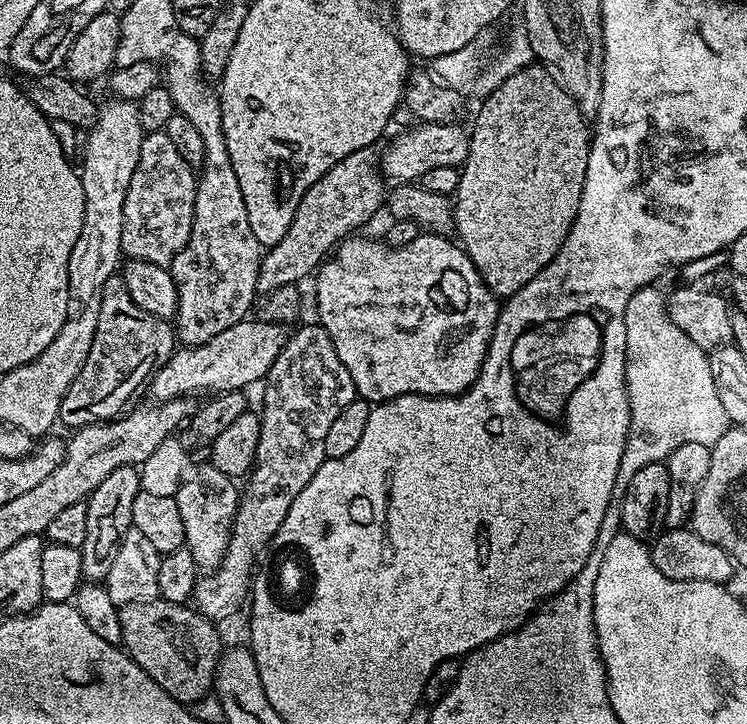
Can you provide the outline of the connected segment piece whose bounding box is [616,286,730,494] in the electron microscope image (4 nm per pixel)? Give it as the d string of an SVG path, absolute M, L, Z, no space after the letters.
M656 286L640 288L634 298L626 302L626 390L630 402L630 426L626 450L622 450L622 462L618 462L616 492L620 494L626 490L626 486L630 486L630 478L634 478L642 466L667 461L671 452L678 450L678 446L686 446L686 442L714 445L730 427L728 415L718 398L718 390L710 374L708 352L690 342L690 338L686 338L686 334L674 326L668 317L665 293L660 293L658 289Z

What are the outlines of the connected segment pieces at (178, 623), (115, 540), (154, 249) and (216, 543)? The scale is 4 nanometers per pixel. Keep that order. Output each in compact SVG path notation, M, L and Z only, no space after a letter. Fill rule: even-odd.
M162 599L150 602L130 602L119 605L121 620L121 640L125 652L135 664L142 666L166 694L174 697L179 704L192 706L196 701L203 699L213 691L216 682L216 667L222 655L220 636L216 633L217 625L208 617L196 611L195 607L188 604L175 604Z
M118 466L98 487L91 492L86 501L86 542L79 548L82 554L82 574L88 582L107 581L114 554L122 538L132 527L132 507L134 498L141 491L140 474L133 466Z
M149 132L145 135L142 154L138 154L138 166L134 166L134 178L130 178L126 202L122 206L120 250L128 260L171 265L178 250L182 250L190 238L197 179L193 165L178 154L166 133Z
M205 466L194 472L182 480L175 497L178 511L182 514L184 547L190 550L190 554L194 554L197 569L207 574L218 567L226 554L226 546L230 542L232 524L236 521L236 511L240 505L242 492L237 481L222 474L222 470Z

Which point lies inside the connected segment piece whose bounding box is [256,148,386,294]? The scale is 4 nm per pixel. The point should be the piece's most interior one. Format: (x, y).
(349, 194)

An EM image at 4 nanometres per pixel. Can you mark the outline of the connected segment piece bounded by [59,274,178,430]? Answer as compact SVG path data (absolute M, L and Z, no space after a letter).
M123 275L111 276L102 294L102 310L98 310L98 330L94 330L94 342L90 346L90 354L86 354L86 362L82 370L78 370L78 378L74 378L70 390L66 390L66 398L62 398L59 423L65 424L68 430L75 430L83 428L86 424L98 424L121 415L126 408L124 403L143 384L145 387L149 377L172 357L177 348L178 337L173 325L150 314L150 310L142 310L142 306L138 306L138 302L130 298L130 290L126 290Z

